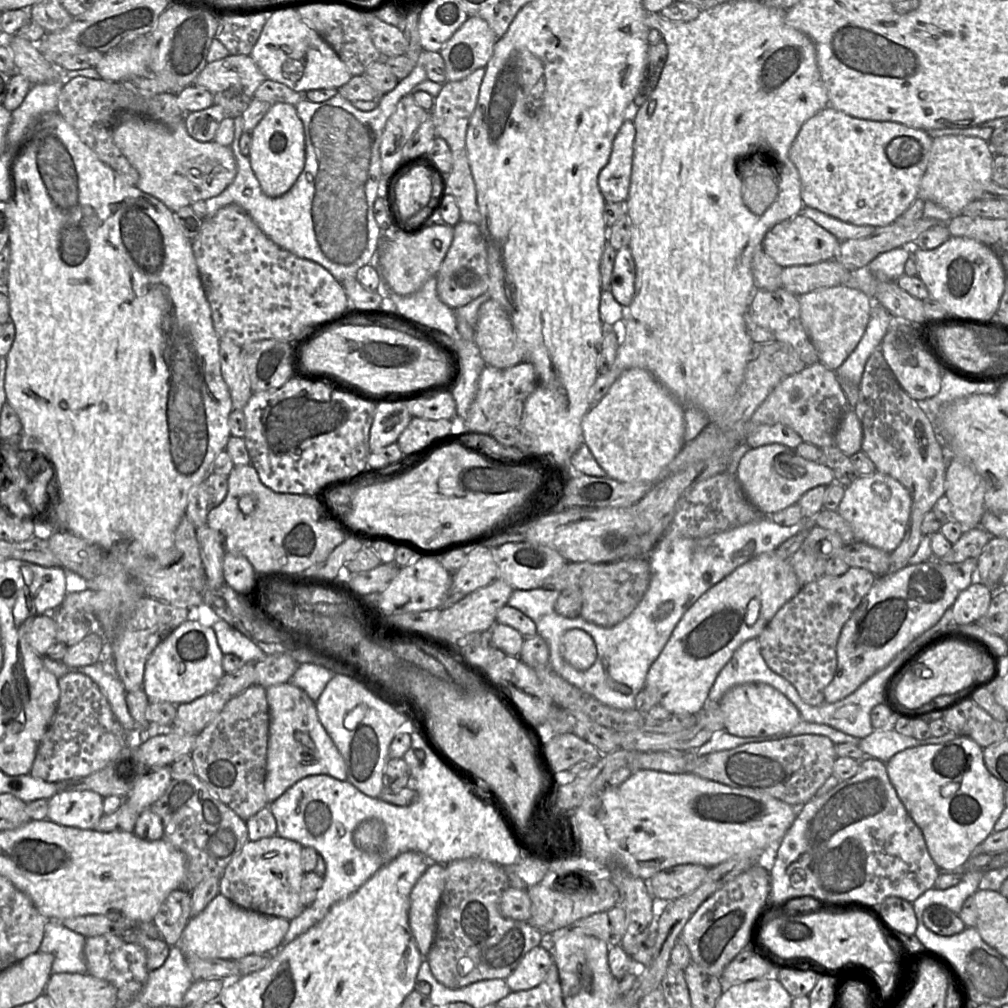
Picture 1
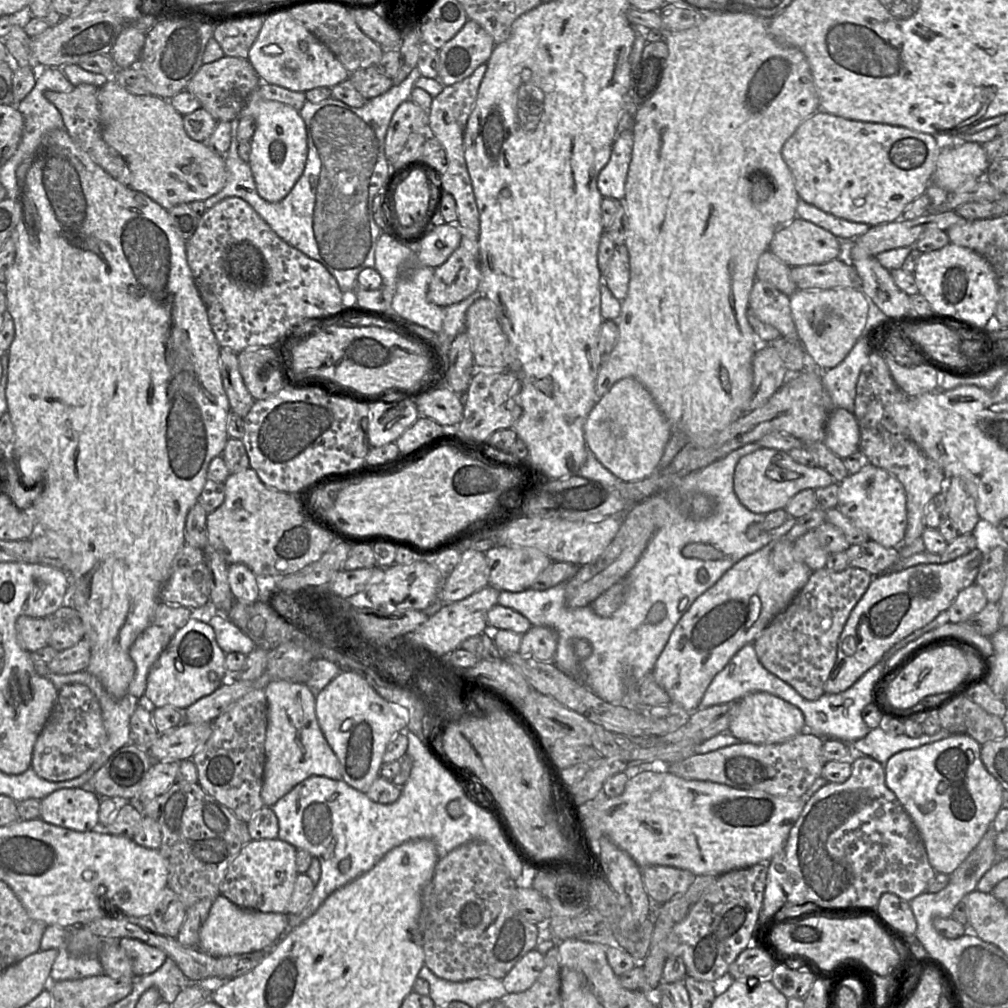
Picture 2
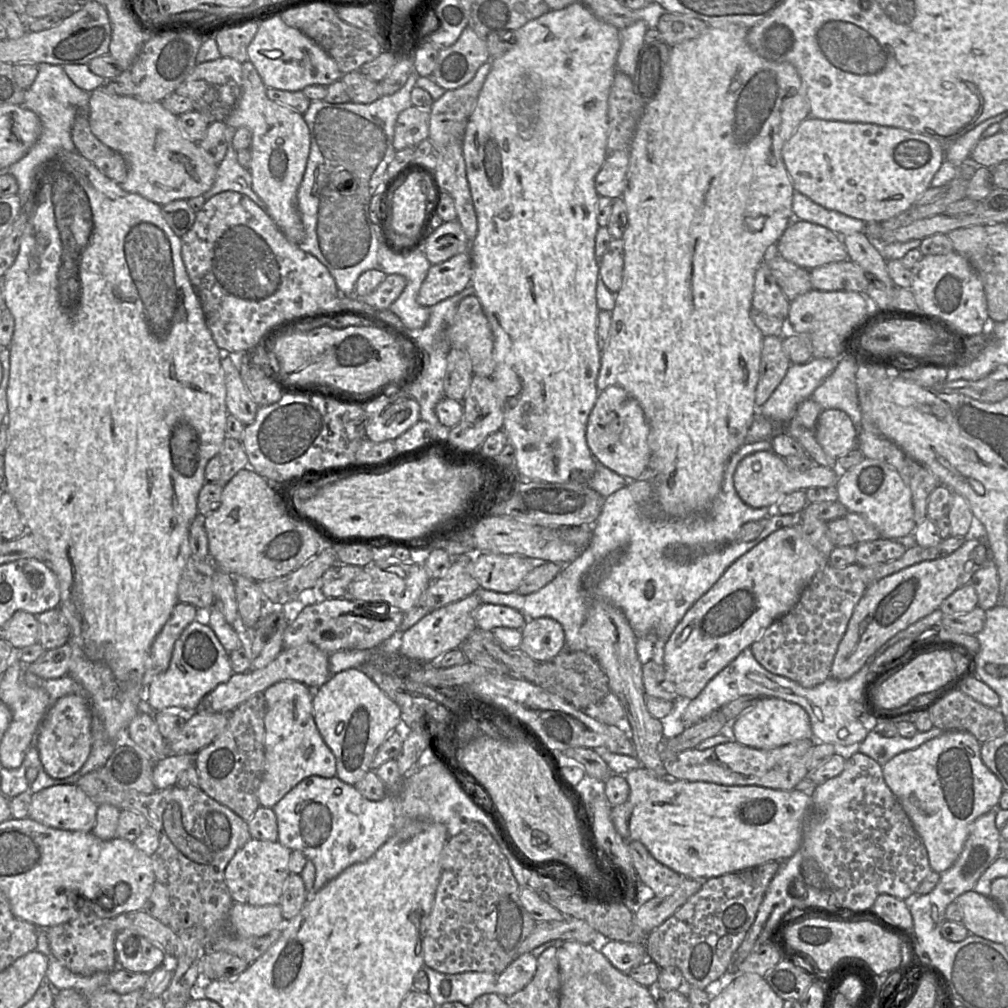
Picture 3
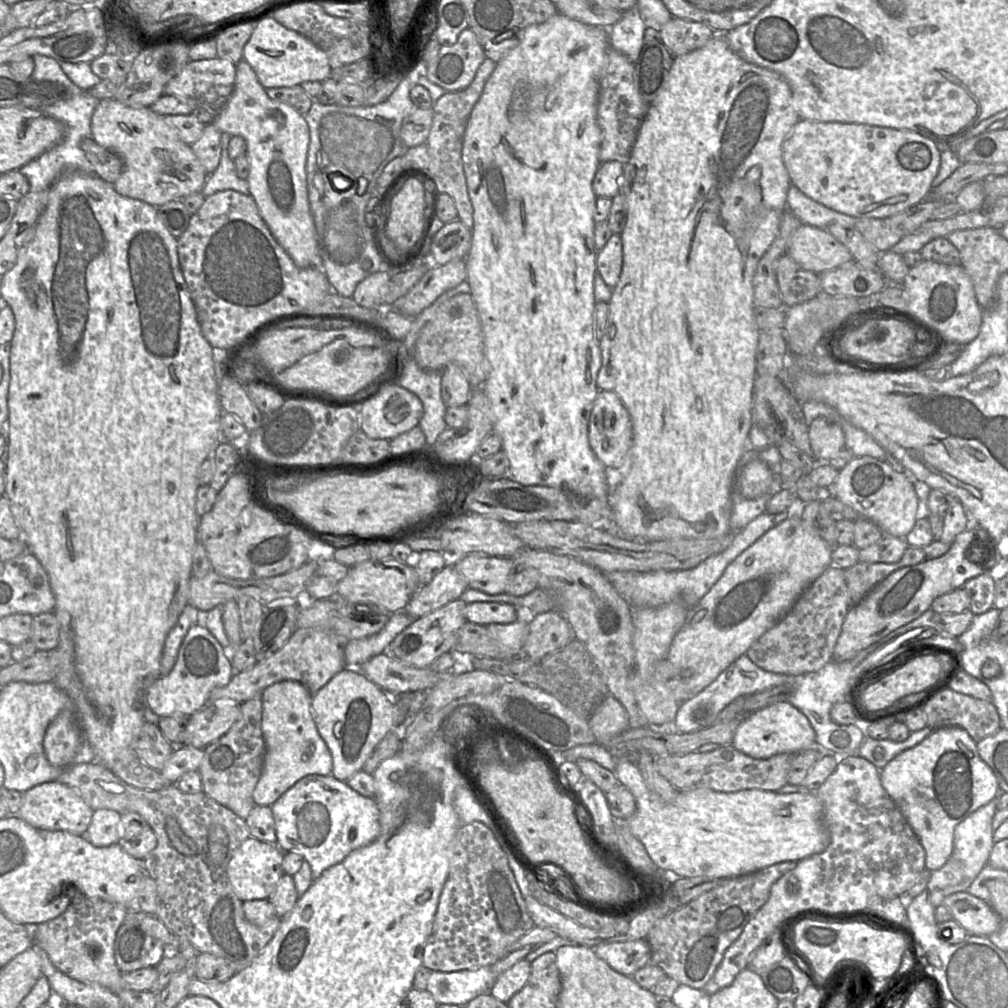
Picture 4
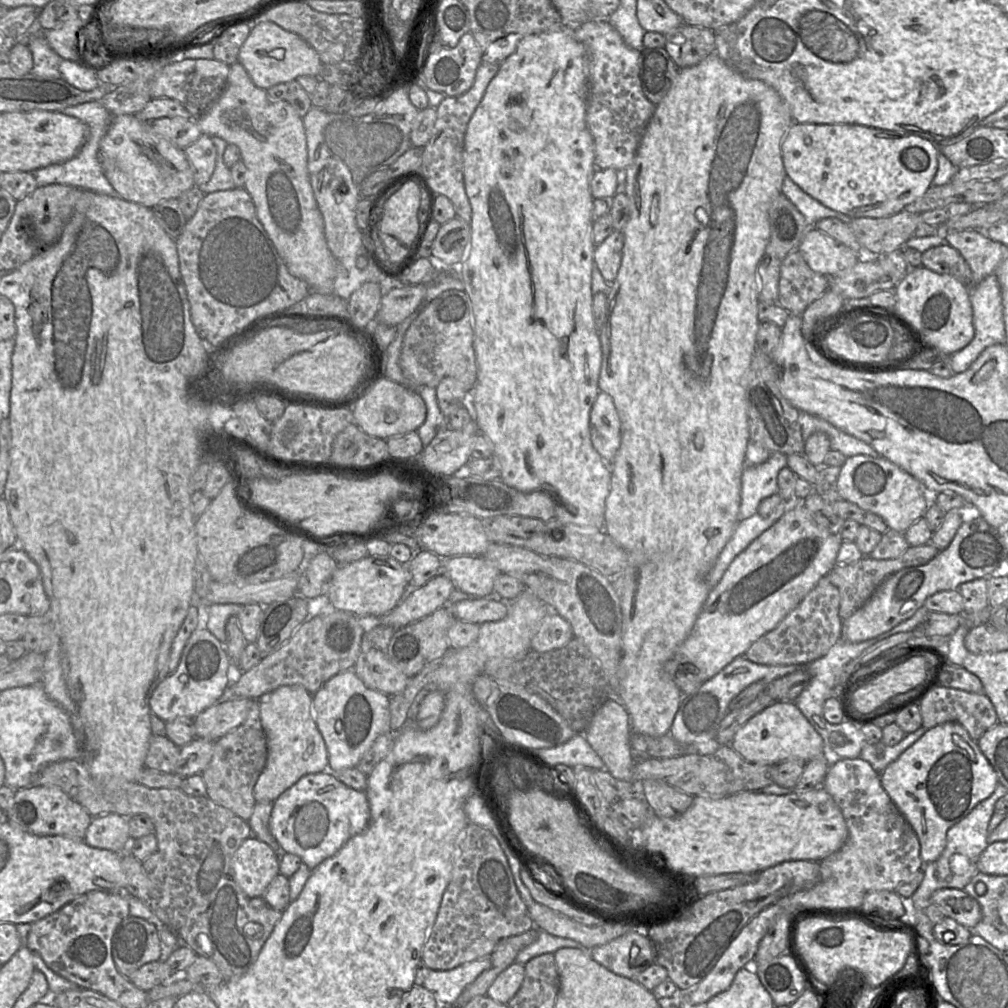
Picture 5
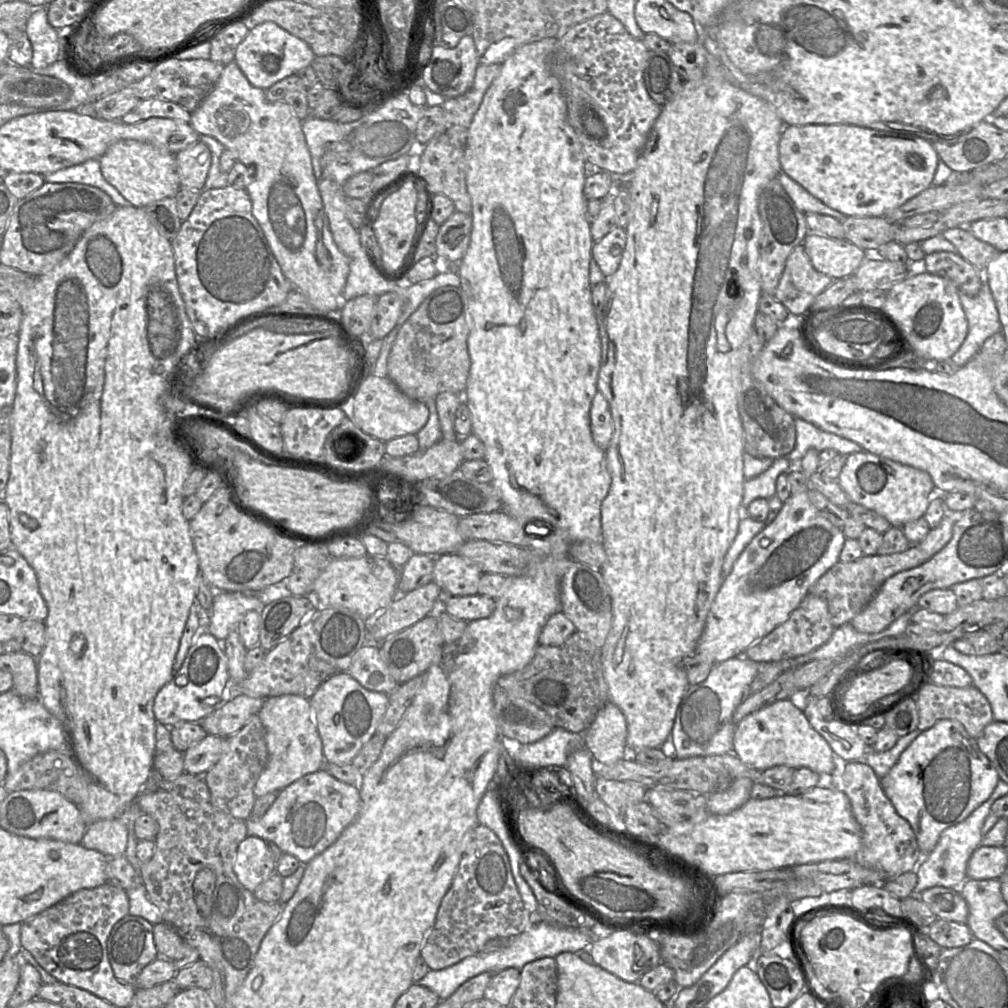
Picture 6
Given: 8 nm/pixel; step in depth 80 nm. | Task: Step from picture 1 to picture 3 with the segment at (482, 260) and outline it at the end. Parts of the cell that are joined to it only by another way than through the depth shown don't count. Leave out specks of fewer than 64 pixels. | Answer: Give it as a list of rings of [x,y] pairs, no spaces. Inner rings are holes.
[[[469,251],[431,265],[420,287],[417,302],[424,307],[435,306],[465,289],[471,283],[471,277],[472,260]]]

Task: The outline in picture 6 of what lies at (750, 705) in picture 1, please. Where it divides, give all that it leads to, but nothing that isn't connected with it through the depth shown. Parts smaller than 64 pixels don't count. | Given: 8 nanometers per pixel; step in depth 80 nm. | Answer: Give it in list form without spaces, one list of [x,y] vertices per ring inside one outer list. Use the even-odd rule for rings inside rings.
[[[796,699],[776,701],[744,717],[735,727],[733,753],[758,771],[787,765],[795,769],[807,767],[821,777],[829,777],[834,769],[833,750],[810,725],[801,710],[801,702]]]

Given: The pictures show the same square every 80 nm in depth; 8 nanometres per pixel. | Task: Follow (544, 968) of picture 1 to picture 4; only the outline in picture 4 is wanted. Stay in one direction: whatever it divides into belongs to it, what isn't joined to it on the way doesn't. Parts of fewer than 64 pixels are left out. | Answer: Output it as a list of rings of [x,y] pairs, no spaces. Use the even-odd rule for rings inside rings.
[[[525,958],[503,972],[494,982],[490,994],[501,1002],[508,1001],[520,991],[531,974],[531,963]]]

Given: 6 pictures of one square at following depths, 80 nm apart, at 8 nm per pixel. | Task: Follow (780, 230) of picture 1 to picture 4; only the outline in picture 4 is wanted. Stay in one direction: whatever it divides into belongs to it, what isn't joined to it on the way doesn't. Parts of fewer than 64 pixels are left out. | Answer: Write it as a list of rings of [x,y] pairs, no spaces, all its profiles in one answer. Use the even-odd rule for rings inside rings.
[[[801,224],[792,234],[786,254],[803,269],[816,274],[853,261],[851,252],[825,228]]]

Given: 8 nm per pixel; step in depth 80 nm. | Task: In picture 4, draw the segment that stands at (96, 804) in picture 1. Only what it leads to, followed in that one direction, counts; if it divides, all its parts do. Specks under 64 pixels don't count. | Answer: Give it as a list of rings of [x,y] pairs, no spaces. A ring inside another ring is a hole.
[[[52,781],[35,786],[23,793],[23,803],[19,813],[17,815],[8,816],[18,816],[21,820],[38,829],[47,831],[66,831],[75,835],[85,836],[91,823],[93,813],[94,810],[73,789],[57,781]]]

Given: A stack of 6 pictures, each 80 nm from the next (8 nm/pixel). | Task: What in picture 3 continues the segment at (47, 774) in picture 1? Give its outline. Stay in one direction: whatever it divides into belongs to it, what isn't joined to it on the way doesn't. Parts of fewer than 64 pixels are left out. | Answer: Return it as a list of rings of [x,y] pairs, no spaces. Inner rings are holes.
[[[69,694],[54,703],[40,725],[36,747],[44,771],[53,779],[63,779],[78,772],[87,761],[92,744],[93,712],[87,696]]]

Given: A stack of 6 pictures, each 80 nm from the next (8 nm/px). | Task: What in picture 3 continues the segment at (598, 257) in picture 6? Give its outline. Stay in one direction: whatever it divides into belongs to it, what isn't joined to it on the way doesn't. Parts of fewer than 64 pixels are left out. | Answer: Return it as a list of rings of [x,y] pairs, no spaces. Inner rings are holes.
[[[612,239],[607,251],[599,259],[599,275],[607,289],[613,294],[616,294],[622,286],[623,269],[623,239]]]

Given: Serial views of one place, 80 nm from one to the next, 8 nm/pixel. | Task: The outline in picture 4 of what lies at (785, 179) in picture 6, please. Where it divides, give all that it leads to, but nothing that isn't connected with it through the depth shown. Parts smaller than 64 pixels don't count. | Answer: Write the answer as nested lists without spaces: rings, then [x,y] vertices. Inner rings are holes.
[[[793,184],[790,185],[787,193],[787,209],[789,209],[802,224],[825,229],[832,223],[838,223],[846,228],[854,228],[856,219],[860,219],[837,212],[814,201]]]

